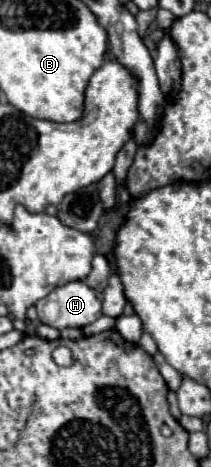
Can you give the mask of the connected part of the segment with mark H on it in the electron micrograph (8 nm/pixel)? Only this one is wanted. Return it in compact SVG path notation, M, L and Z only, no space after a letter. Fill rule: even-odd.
M71 282L71 284L65 284L65 286L59 286L55 288L49 296L45 296L43 300L39 300L35 304L37 308L37 314L39 314L39 320L61 330L61 328L83 328L91 322L95 322L99 316L101 316L101 300L103 300L103 294L89 288L87 284L83 282ZM45 304L55 304L55 308L45 308Z

